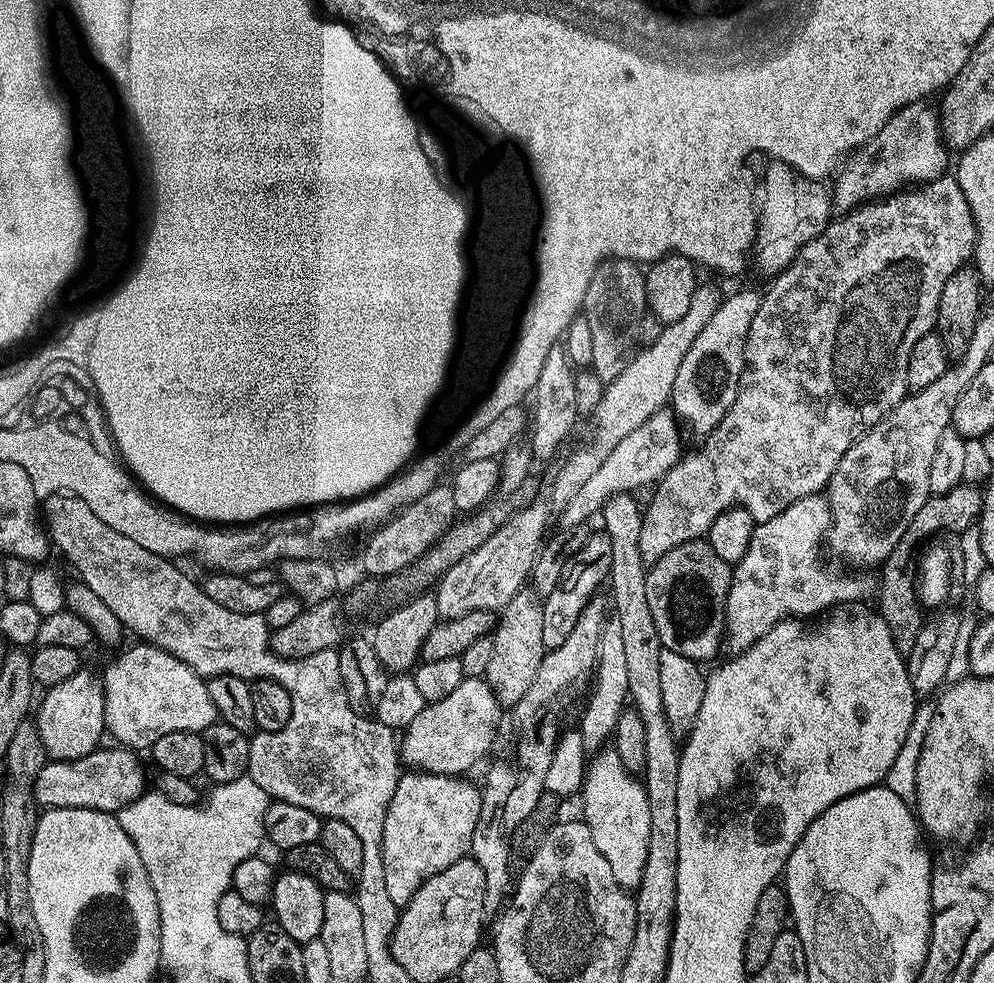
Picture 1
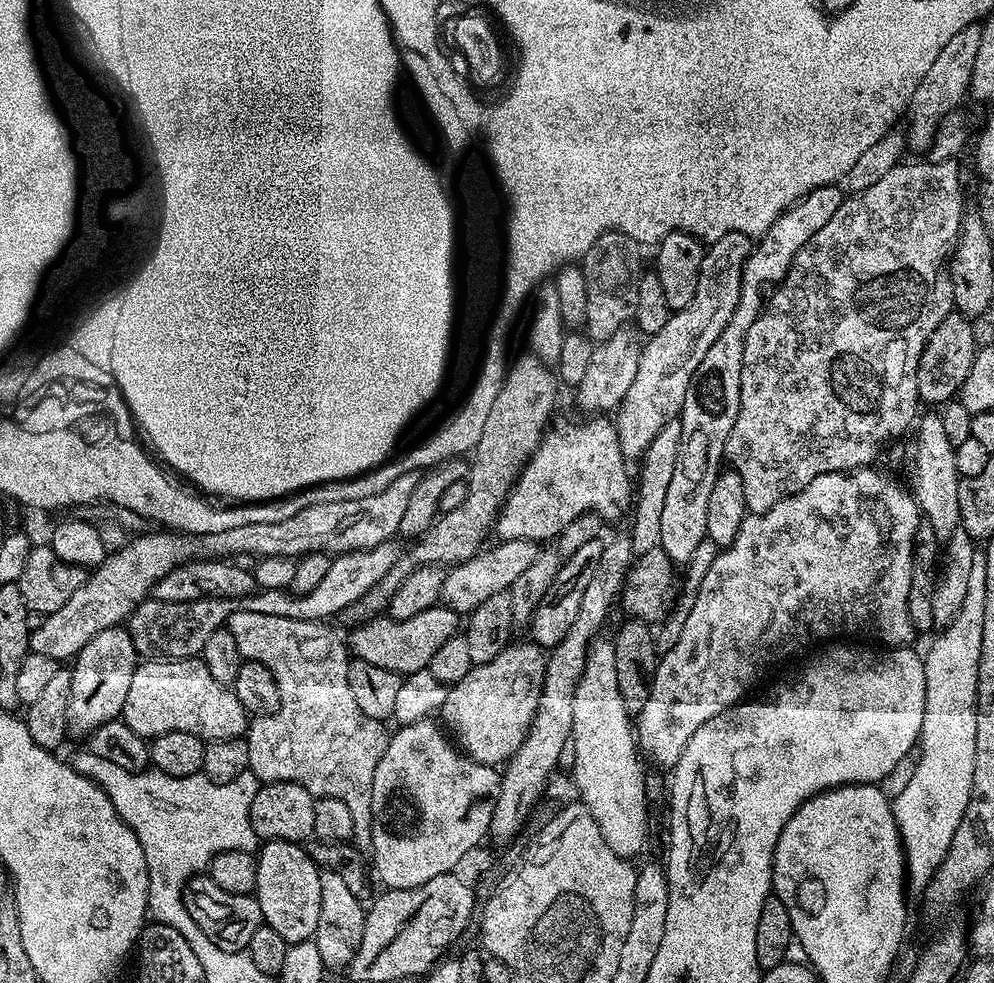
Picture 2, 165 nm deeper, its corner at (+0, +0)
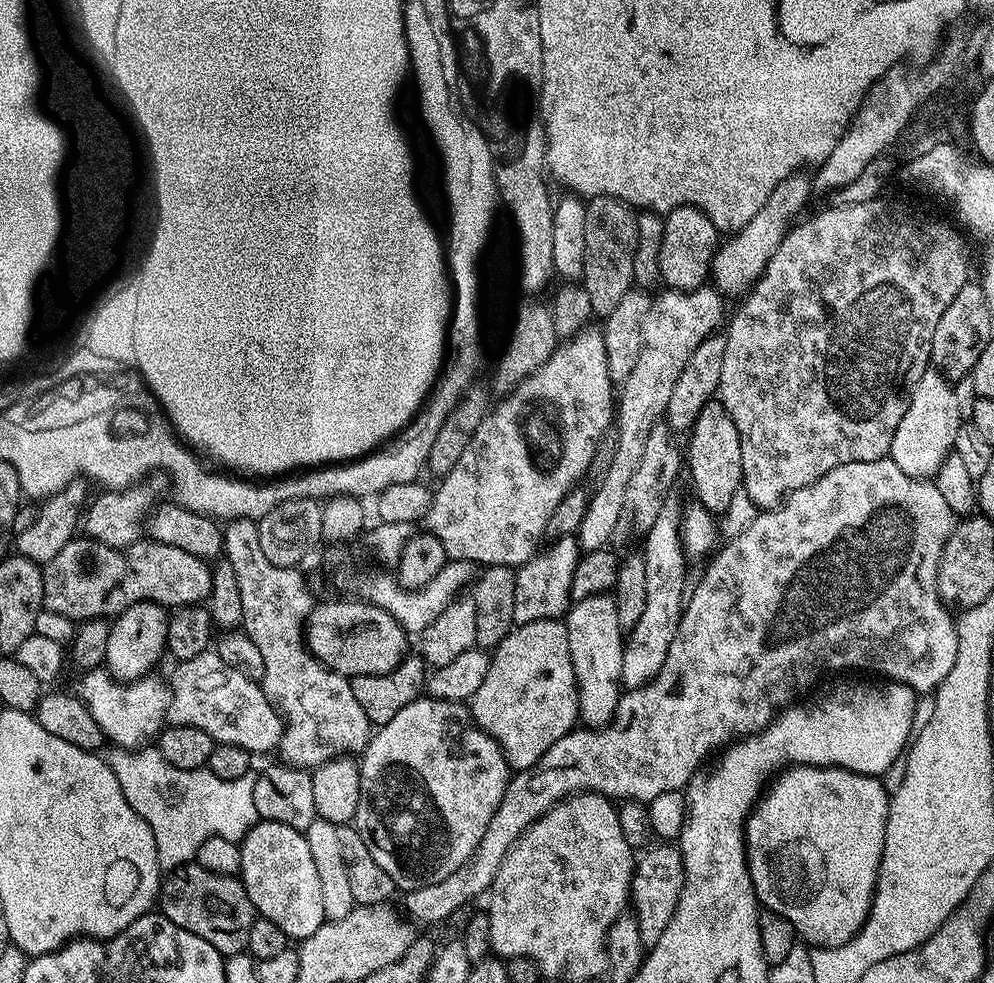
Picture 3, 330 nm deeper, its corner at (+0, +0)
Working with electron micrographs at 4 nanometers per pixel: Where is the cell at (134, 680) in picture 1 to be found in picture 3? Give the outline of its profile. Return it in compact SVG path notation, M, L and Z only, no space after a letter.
M207 650L189 660L179 661L170 675L171 698L168 724L198 726L216 744L242 746L253 754L279 749L284 733L284 717L266 698L257 681L226 666L215 650Z

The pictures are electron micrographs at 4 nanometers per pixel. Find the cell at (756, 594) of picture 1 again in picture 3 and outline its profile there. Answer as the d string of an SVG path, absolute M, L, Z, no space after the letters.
M891 458L875 460L874 462L846 462L830 474L822 474L818 482L810 482L810 486L802 486L802 490L794 490L785 496L775 508L761 511L742 530L742 534L731 537L724 549L721 547L707 561L708 569L700 576L696 589L691 589L687 597L684 610L680 613L678 634L674 634L674 642L670 642L670 654L666 654L666 662L662 662L662 670L646 686L625 691L620 697L612 721L602 728L577 727L566 733L534 766L521 768L509 779L506 790L502 794L502 802L498 802L498 810L494 810L494 818L490 818L490 826L486 826L486 834L482 834L482 842L474 850L474 854L450 878L442 882L434 882L430 886L413 888L407 893L403 911L417 925L436 924L447 916L455 914L459 908L467 906L471 900L476 900L491 889L494 878L506 858L506 854L518 842L518 838L526 831L538 817L546 815L554 805L582 792L596 792L599 796L607 796L616 802L647 802L664 796L667 792L680 792L688 787L692 777L701 771L704 759L717 750L747 736L760 732L776 719L778 713L789 707L819 676L827 672L844 672L847 668L865 668L868 672L877 672L877 677L887 678L897 684L905 684L917 694L935 693L937 686L954 666L954 658L958 654L958 636L956 621L949 605L941 600L936 589L938 578L938 562L942 558L942 550L946 538L950 538L953 528L958 523L958 517L946 506L946 498L936 489L935 483L928 478L907 476Z

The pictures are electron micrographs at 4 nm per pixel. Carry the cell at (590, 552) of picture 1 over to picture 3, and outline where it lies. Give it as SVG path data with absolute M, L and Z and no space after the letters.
M575 535L557 536L551 543L549 548L541 547L528 557L525 564L516 568L514 625L539 620L560 620L570 607L570 581L574 579L574 570L580 561L582 549Z

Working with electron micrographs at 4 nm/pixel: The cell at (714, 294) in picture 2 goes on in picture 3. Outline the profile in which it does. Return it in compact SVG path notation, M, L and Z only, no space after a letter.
M801 170L792 173L782 182L778 182L778 186L772 191L770 198L766 198L766 202L758 210L758 214L754 214L754 218L750 218L750 222L746 222L746 226L731 233L717 248L716 256L712 259L710 280L721 296L725 298L743 297L759 280L760 275L766 270L774 250L778 250L782 238L788 232L790 227L788 220L806 207L808 199L814 196L814 180L811 175L807 176L807 174L807 171Z

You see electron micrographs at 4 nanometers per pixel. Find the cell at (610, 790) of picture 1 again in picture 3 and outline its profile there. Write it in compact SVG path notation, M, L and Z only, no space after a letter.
M598 592L590 598L575 601L566 613L566 623L570 642L570 662L574 666L580 707L579 719L587 727L602 728L612 721L612 715L616 712L622 695L620 675L626 632L618 622L615 595Z

